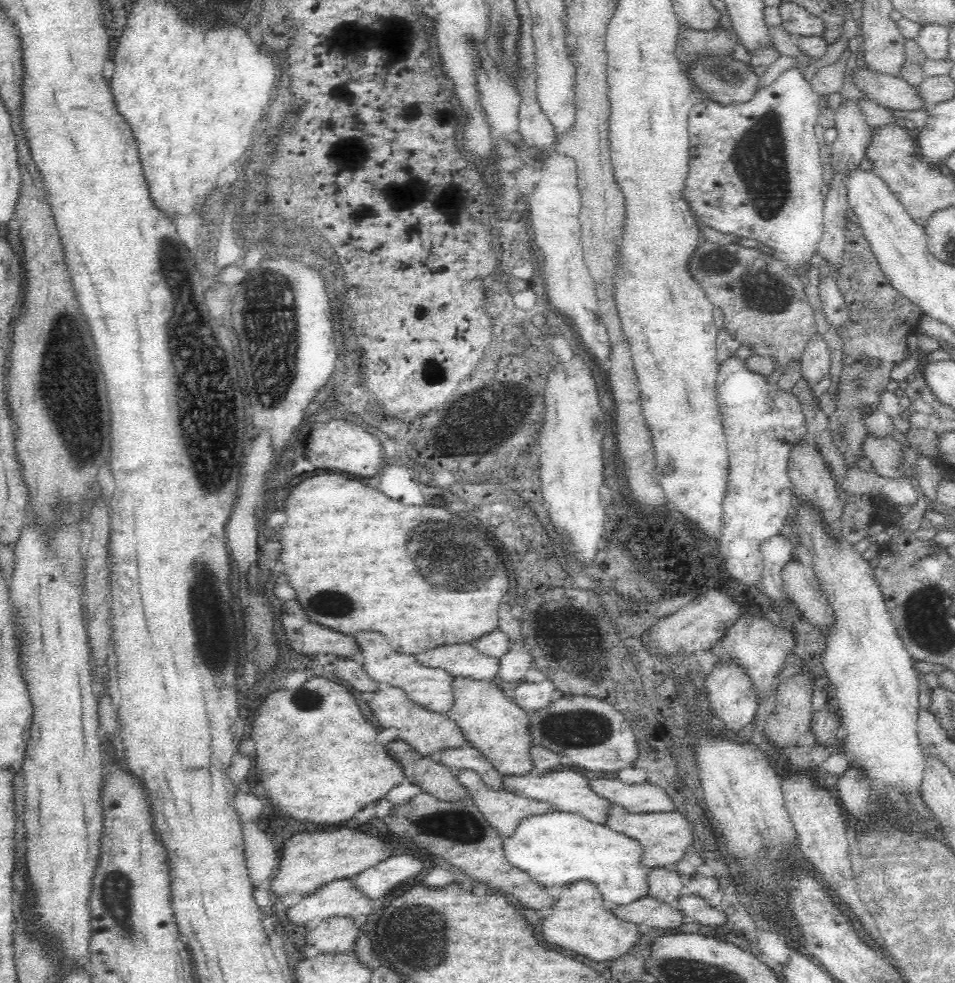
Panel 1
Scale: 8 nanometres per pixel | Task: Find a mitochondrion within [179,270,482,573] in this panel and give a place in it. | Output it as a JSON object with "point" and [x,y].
{"point":[281,338]}

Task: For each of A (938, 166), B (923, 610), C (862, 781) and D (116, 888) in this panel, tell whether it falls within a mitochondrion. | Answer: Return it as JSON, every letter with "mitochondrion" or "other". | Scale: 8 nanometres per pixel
{"A":"other","B":"mitochondrion","C":"mitochondrion","D":"mitochondrion"}

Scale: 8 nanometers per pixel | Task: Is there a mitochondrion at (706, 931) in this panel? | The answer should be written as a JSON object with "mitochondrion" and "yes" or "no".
{"mitochondrion":"no"}

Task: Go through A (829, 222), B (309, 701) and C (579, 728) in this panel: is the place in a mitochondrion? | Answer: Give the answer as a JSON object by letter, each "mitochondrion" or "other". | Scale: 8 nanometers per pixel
{"A":"other","B":"mitochondrion","C":"mitochondrion"}

